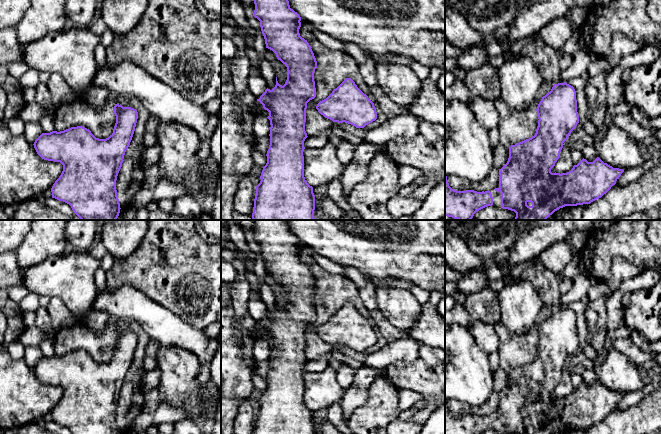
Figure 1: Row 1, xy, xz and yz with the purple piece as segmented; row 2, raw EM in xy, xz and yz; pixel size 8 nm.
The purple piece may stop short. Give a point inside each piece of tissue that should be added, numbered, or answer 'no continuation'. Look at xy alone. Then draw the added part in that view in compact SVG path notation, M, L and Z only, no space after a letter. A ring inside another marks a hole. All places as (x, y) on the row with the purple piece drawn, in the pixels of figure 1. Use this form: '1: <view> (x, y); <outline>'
no continuation

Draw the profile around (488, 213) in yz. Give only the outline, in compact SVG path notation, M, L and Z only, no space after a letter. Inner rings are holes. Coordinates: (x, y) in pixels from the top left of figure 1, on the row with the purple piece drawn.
M487 206L477 211L474 220L515 220L516 213L508 209L499 209L493 206Z

